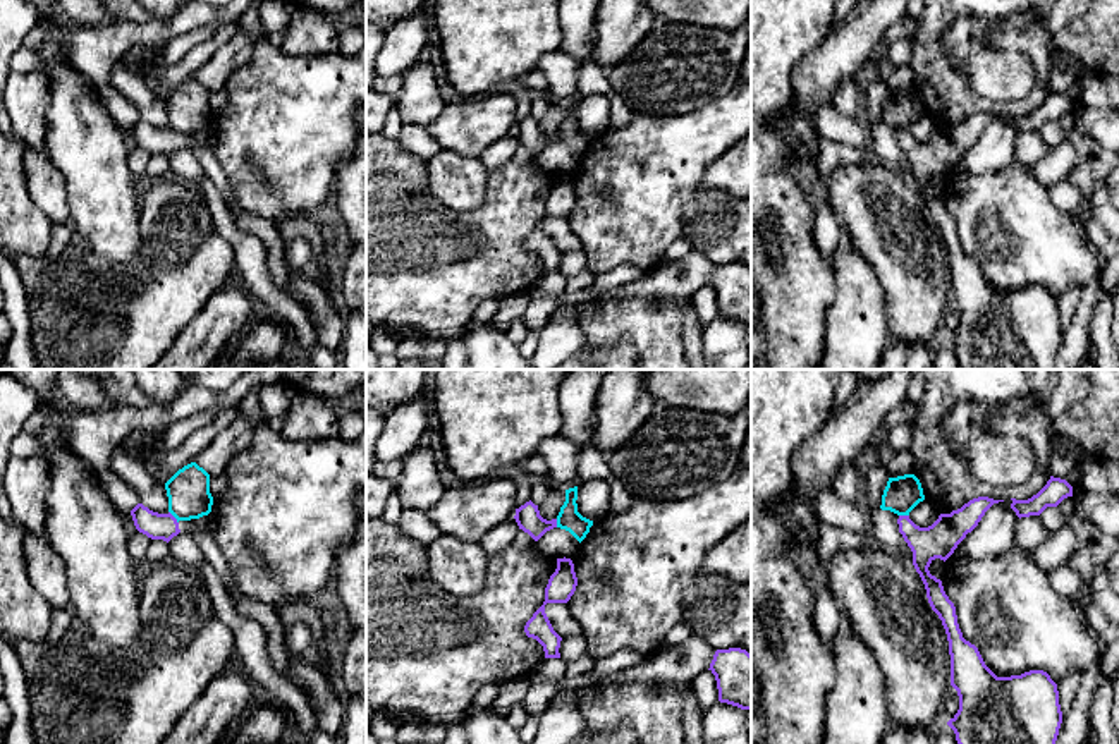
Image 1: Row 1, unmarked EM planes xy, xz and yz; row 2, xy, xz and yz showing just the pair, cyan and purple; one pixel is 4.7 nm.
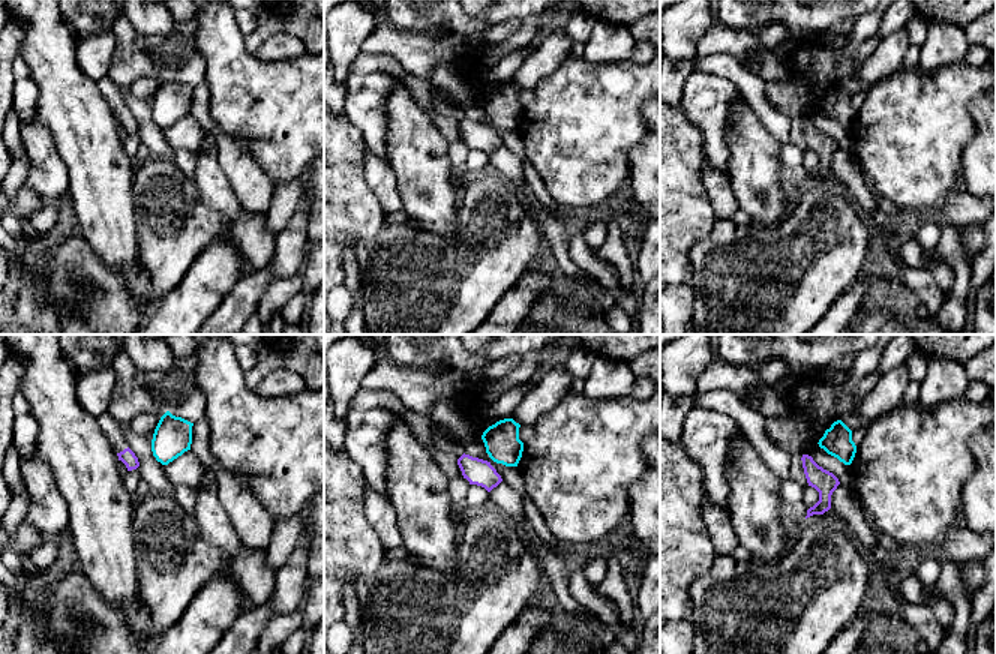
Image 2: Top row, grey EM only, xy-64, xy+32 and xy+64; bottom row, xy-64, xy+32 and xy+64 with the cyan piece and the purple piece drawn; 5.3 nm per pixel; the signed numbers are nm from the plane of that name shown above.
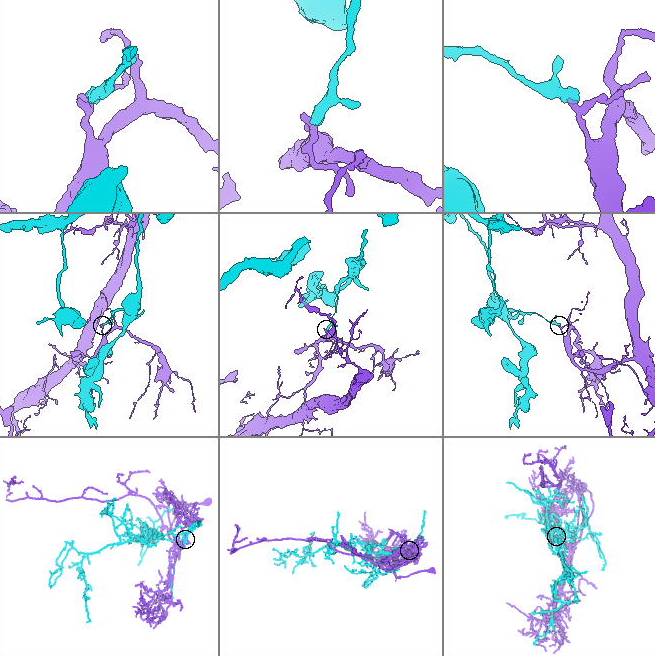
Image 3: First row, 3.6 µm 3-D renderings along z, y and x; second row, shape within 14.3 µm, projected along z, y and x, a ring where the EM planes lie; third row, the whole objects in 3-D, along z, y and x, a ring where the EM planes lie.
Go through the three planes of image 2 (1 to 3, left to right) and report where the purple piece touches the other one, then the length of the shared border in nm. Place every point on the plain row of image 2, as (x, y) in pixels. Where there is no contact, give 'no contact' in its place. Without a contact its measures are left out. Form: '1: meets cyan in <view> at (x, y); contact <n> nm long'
1: no contact
2: no contact
3: no contact

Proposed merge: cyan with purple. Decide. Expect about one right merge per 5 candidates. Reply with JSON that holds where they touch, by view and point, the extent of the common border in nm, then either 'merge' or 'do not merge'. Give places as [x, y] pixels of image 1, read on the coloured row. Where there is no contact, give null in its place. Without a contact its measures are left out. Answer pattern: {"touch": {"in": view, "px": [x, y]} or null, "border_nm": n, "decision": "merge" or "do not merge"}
{"touch": {"in": "xy", "px": [174, 516]}, "border_nm": 80, "decision": "do not merge"}

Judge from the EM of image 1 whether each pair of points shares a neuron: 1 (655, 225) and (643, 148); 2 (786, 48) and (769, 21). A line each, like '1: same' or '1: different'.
1: same
2: same

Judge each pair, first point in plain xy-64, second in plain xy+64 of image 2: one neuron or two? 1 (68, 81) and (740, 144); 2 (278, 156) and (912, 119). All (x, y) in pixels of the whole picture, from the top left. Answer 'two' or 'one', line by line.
1: one
2: one

